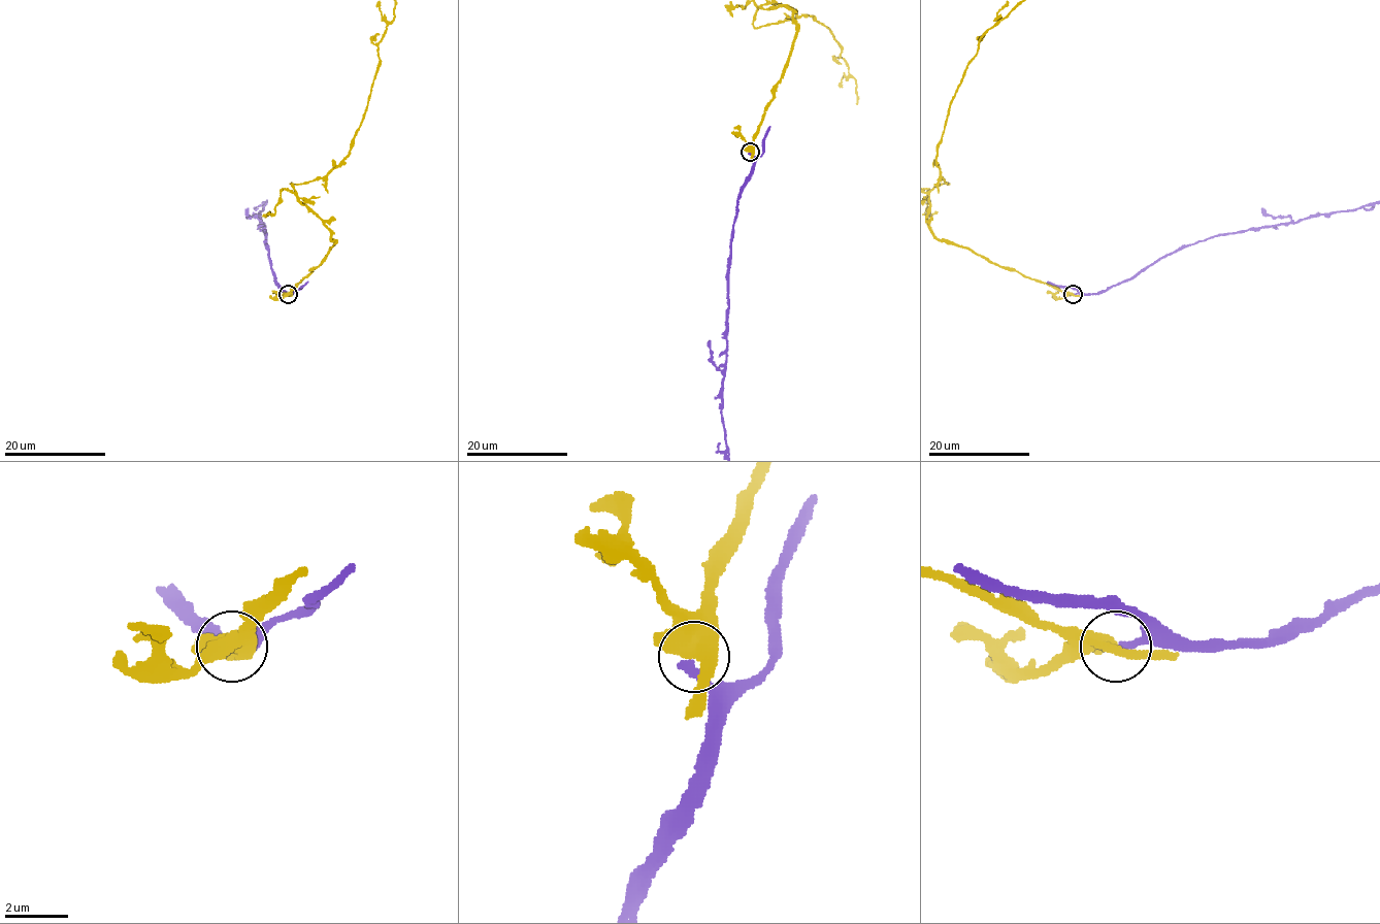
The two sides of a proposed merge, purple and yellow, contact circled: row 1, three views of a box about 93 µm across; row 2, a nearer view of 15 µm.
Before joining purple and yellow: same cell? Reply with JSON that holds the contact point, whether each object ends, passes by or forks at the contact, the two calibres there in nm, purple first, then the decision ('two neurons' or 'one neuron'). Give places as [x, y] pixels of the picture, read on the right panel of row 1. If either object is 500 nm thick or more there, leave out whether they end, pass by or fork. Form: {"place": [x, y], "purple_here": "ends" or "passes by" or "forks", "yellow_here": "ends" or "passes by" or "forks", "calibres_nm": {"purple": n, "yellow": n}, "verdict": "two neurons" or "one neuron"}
{"place": [1073, 294], "purple_here": "ends", "yellow_here": "forks", "calibres_nm": {"purple": 240, "yellow": 400}, "verdict": "two neurons"}

